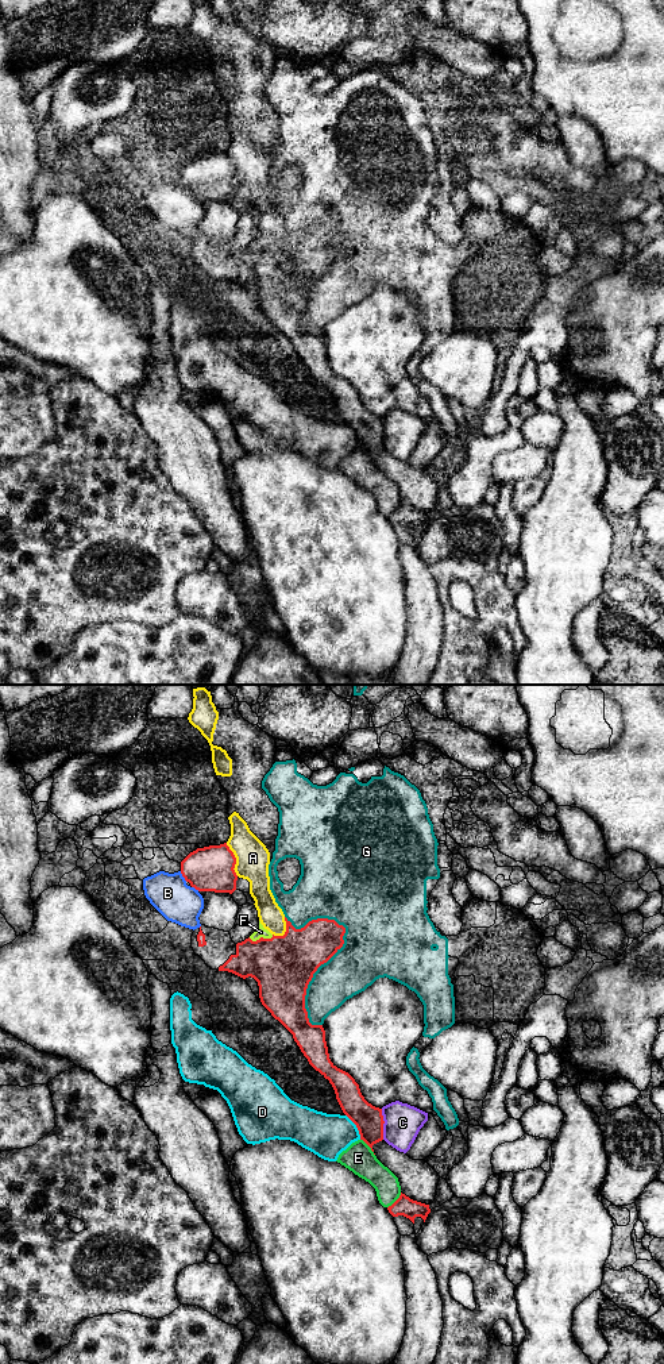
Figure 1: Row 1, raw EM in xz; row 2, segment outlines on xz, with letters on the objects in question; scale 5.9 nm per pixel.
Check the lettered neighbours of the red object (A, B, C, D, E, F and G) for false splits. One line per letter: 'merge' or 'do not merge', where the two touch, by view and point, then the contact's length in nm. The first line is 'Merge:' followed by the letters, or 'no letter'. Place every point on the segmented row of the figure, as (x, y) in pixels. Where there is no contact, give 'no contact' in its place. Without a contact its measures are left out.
Merge: no letter
A: do not merge; contact xz (235, 859); length 220 nm
B: do not merge; contact xz (182, 875); length 80 nm
C: do not merge; contact xz (383, 1122); length 180 nm
D: do not merge; contact xz (356, 1126); length 180 nm
E: do not merge; contact xz (369, 1145); length 130 nm
F: do not merge; contact xz (261, 937); length 150 nm
G: do not merge; contact xz (340, 947); length 700 nm

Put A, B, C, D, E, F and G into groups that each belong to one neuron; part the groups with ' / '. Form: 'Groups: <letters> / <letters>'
Groups: A F / B / C / D / E / G

